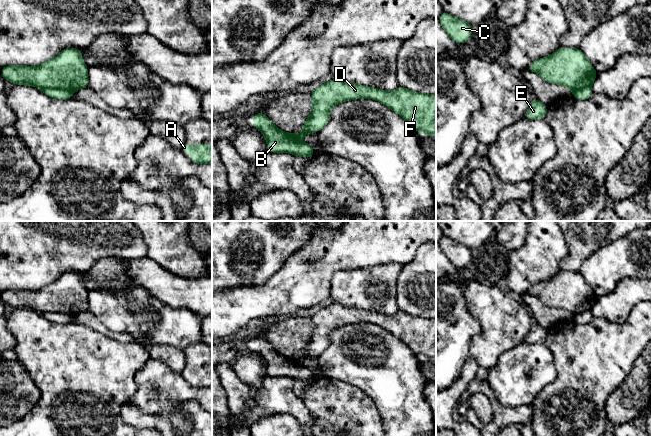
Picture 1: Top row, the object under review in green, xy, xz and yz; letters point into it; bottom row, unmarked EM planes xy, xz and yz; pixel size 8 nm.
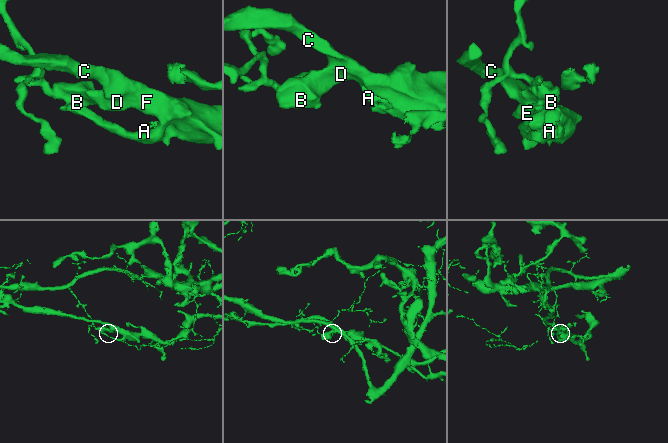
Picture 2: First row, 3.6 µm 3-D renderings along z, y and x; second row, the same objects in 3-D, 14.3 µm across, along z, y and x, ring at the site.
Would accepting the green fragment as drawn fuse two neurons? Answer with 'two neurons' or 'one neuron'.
two neurons

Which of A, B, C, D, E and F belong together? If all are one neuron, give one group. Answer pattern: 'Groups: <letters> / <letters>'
Groups: A C D E F / B

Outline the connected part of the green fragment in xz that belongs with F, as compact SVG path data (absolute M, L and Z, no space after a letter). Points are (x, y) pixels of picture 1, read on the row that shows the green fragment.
M333 78L317 87L310 96L312 113L307 117L302 132L287 133L295 142L301 142L301 136L324 128L333 106L359 98L377 100L403 117L419 133L436 136L436 94L413 92L401 86L388 92Z

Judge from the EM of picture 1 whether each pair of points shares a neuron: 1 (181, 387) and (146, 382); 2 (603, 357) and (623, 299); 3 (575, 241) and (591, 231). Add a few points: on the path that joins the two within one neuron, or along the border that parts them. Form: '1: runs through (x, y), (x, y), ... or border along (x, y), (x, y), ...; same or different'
1: runs through (172, 387), (161, 387), (155, 382); same
2: border along (633, 307), (622, 322), (593, 316); different
3: runs through (579, 238), (587, 231); same

